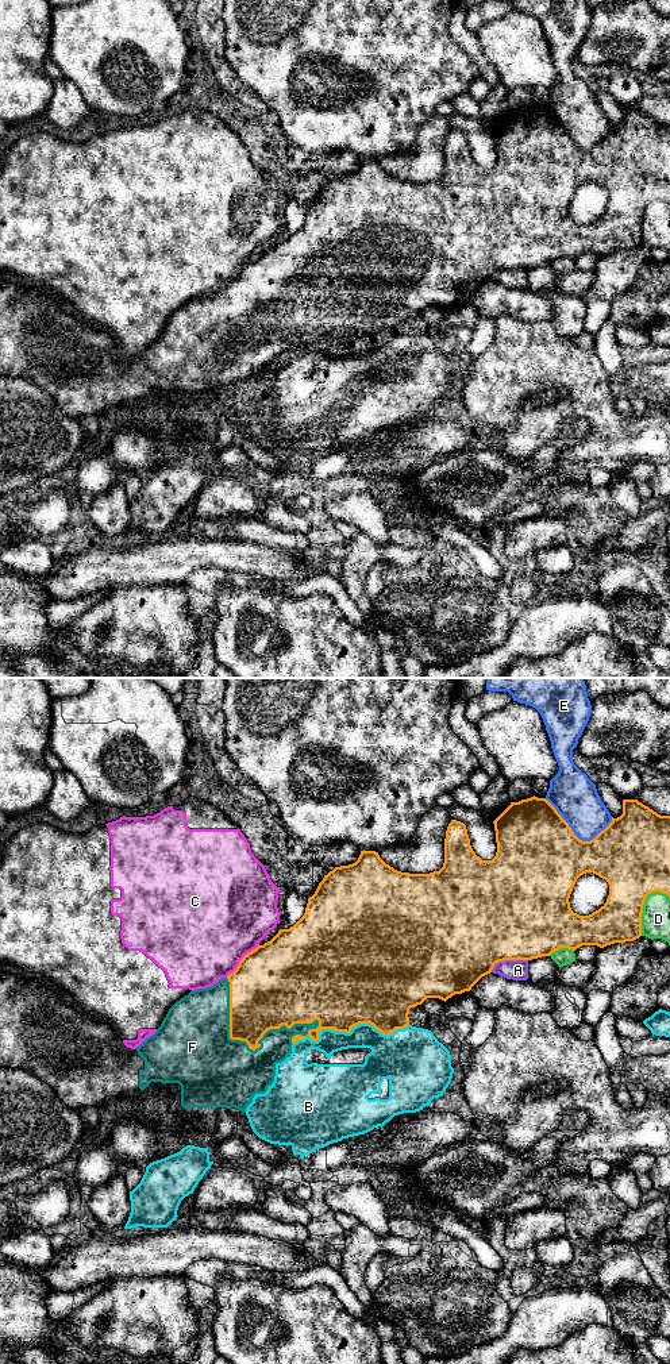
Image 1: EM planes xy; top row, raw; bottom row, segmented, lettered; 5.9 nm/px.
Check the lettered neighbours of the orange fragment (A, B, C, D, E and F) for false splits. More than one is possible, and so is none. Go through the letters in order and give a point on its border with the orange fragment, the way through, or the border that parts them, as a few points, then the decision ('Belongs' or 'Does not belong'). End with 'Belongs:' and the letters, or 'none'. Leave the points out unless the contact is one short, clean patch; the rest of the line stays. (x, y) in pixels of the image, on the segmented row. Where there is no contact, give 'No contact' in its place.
A: Touches orange at xy (507, 959). Does not belong
B: Touches orange at xy (347, 1032). Does not belong
C: Touches orange at xy (241, 960). Does not belong
D: Touches orange at xy (642, 906). Does not belong
E: Touches orange at xy (574, 835). Does not belong
F: Touches orange at xy (249, 1047). Belongs
Belongs: F

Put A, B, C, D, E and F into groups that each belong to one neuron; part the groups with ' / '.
A / B / C / D / E / F

